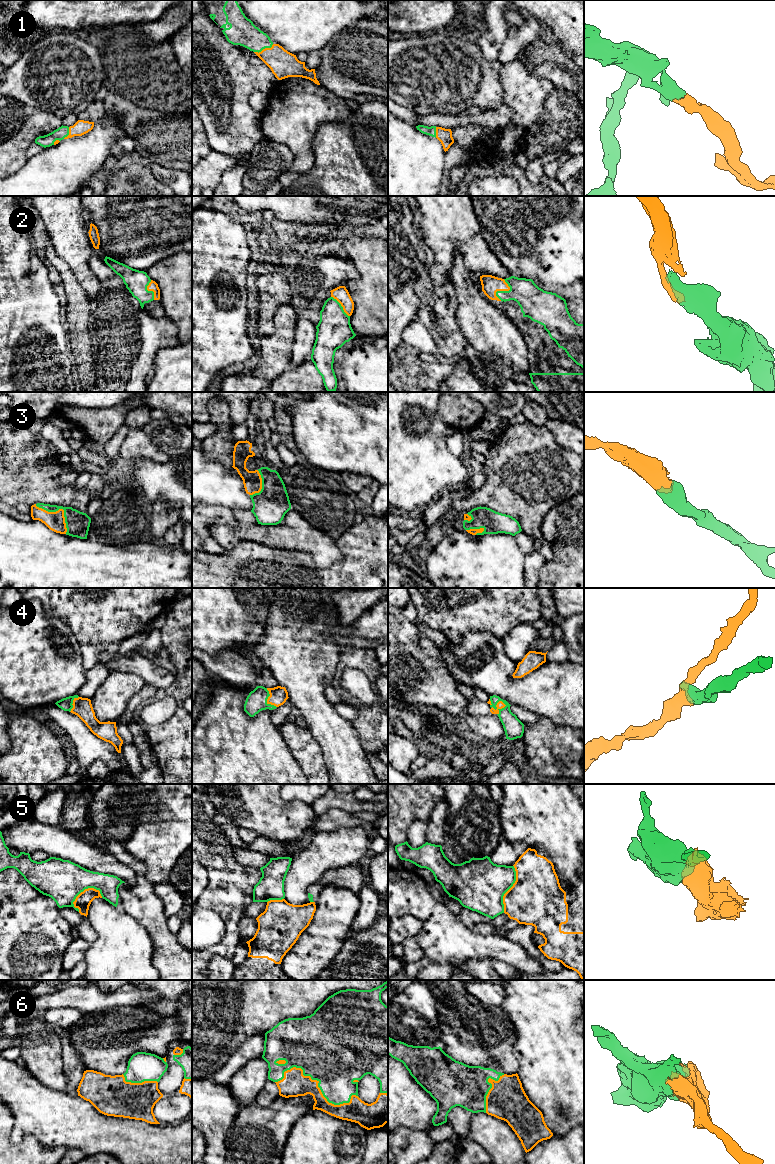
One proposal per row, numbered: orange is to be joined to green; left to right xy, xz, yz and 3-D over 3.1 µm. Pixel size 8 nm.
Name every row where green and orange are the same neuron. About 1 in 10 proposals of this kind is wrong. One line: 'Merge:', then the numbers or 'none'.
Merge: 1, 2, 3, 4, 6

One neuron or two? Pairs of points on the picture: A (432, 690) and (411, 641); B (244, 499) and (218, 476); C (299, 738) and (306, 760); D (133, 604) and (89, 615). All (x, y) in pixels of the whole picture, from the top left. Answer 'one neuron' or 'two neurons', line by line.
A: one neuron
B: one neuron
C: one neuron
D: one neuron

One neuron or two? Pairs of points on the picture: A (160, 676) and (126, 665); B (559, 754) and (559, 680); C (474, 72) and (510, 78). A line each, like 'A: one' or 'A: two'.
A: one
B: two
C: two

